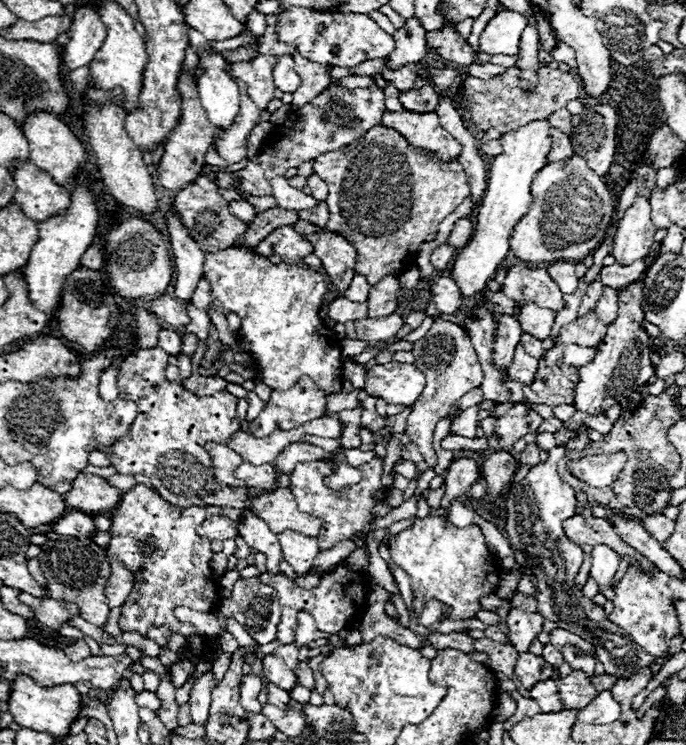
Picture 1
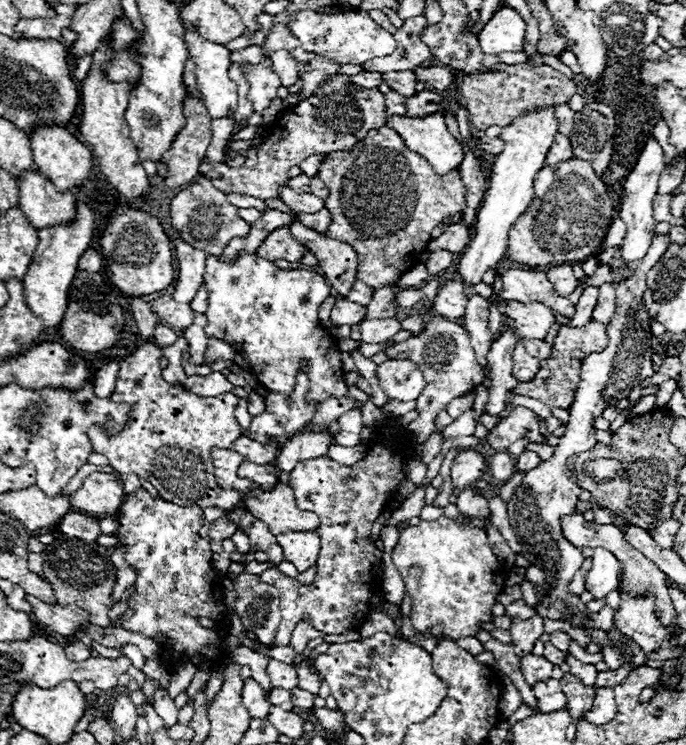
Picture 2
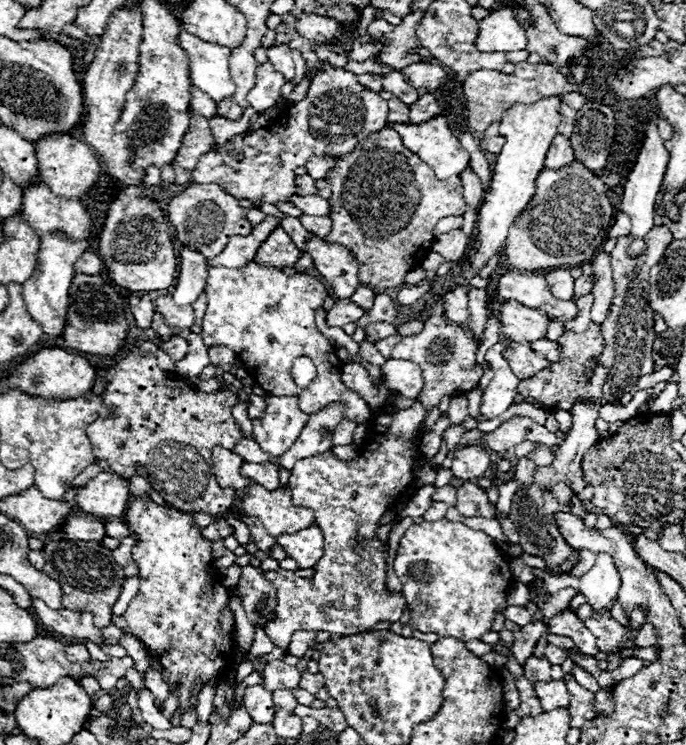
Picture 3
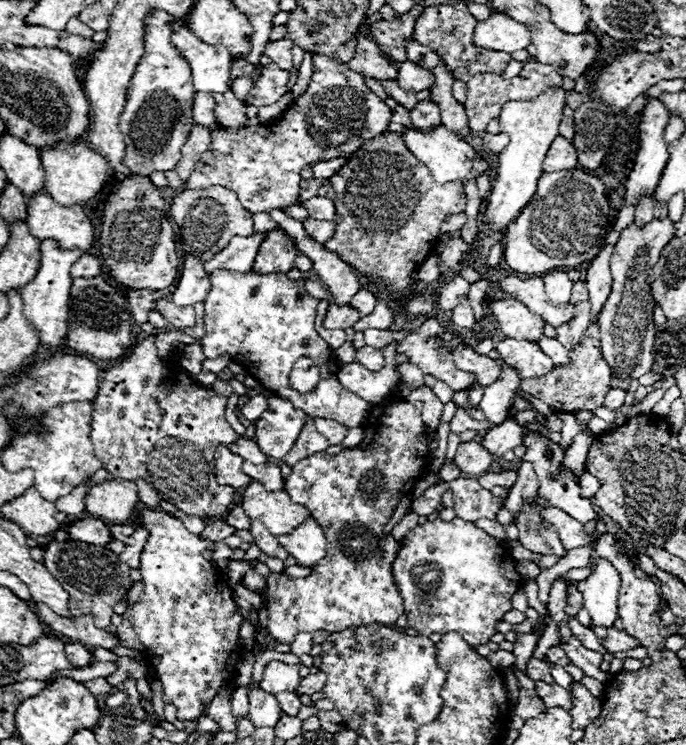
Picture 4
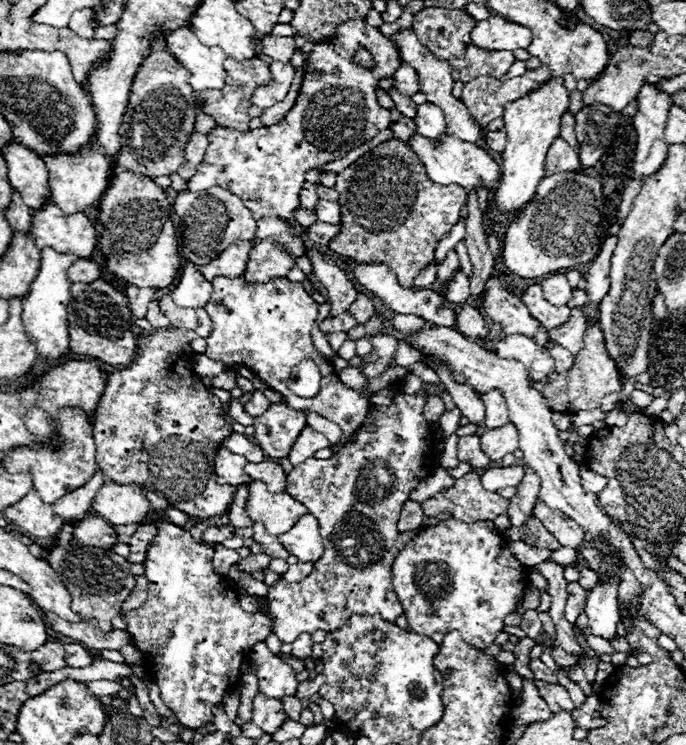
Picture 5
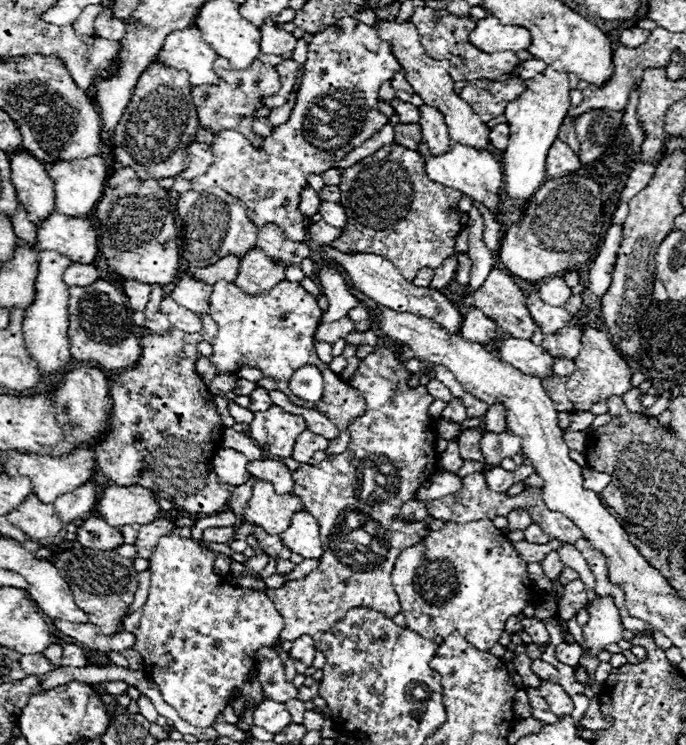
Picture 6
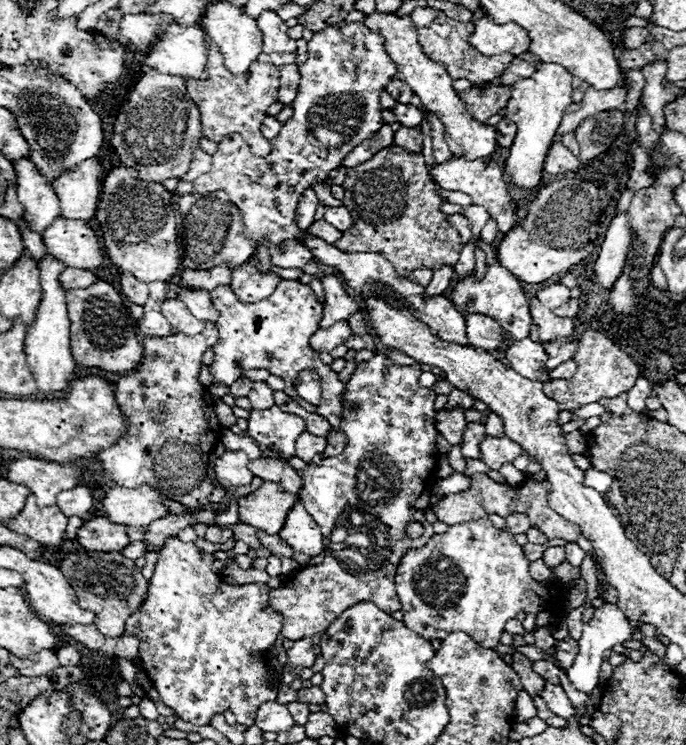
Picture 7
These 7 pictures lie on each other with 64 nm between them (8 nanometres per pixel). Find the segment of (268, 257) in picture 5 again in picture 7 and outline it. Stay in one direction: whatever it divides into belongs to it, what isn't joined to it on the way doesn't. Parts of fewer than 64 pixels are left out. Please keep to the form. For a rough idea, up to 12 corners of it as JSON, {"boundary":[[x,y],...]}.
{"boundary":[[256,258],[232,270],[230,288],[246,304],[270,296],[282,278],[258,274]]}

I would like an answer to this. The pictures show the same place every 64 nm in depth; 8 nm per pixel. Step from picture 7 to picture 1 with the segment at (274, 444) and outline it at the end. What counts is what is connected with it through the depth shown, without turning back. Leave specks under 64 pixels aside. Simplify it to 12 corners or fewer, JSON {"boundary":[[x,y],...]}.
{"boundary":[[300,378],[274,390],[250,434],[266,438],[324,414],[326,396]]}

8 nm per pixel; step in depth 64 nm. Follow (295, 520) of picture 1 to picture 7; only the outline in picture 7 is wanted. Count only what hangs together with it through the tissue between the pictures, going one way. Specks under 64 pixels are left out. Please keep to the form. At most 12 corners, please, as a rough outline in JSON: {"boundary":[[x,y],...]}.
{"boundary":[[264,482],[240,498],[240,522],[278,534],[298,494]]}

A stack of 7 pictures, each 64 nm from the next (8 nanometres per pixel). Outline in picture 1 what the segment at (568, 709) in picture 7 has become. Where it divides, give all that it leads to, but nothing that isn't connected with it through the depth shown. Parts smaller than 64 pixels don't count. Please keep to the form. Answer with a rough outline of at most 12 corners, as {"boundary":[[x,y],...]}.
{"boundary":[[556,680],[538,682],[532,698],[540,712],[560,712]]}

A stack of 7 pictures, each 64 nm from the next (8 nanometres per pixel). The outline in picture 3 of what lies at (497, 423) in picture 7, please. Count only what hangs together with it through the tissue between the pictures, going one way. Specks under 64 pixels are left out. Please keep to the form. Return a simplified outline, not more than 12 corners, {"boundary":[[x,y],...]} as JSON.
{"boundary":[[502,348],[486,352],[494,378],[482,396],[480,414],[496,418],[518,396],[518,378]]}

